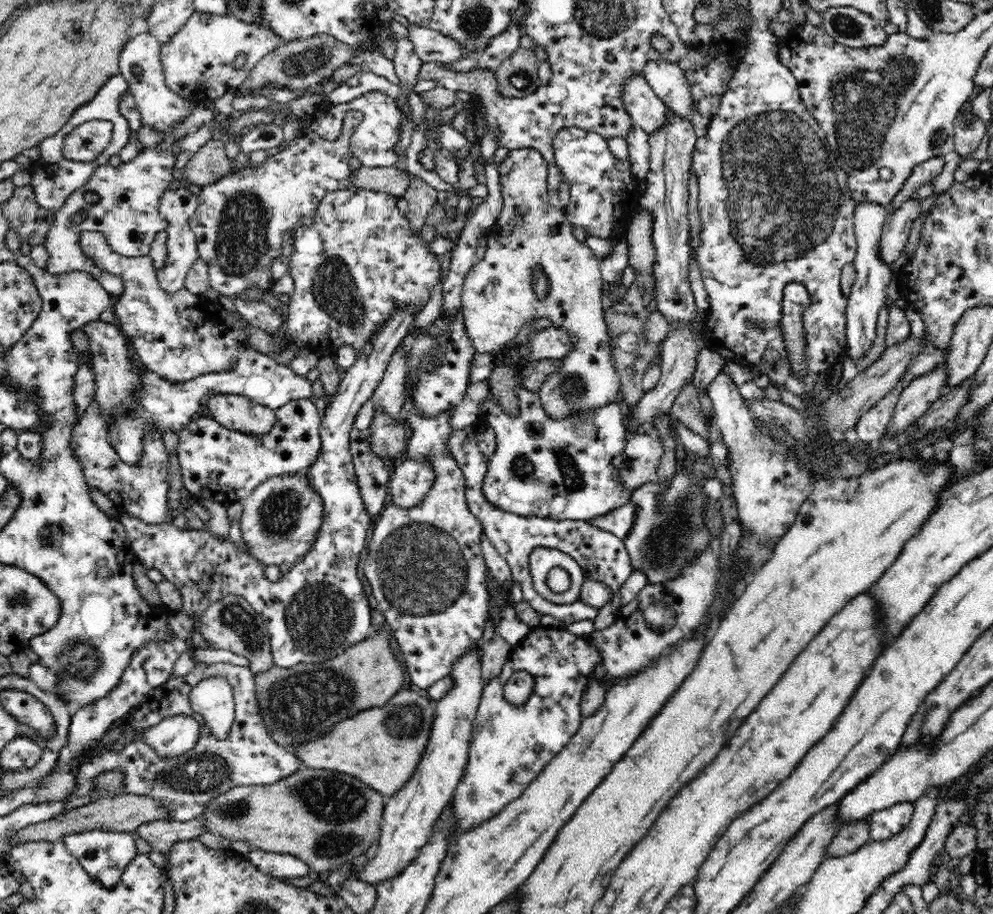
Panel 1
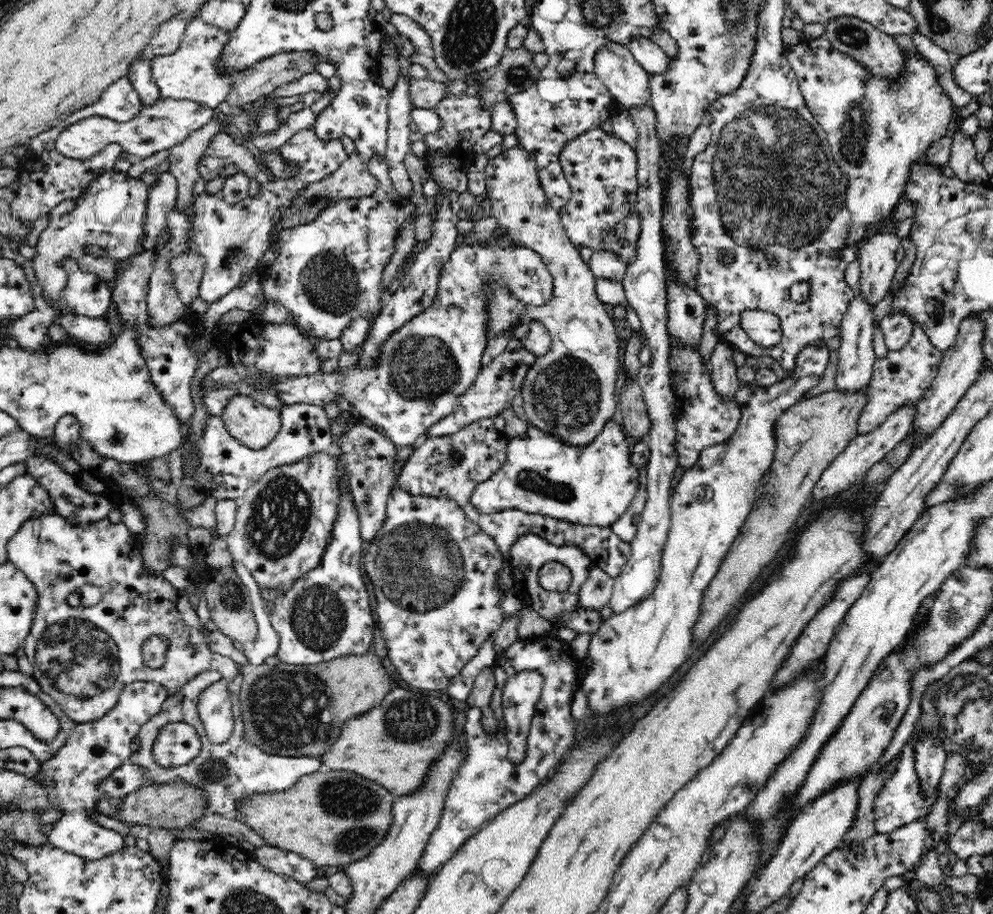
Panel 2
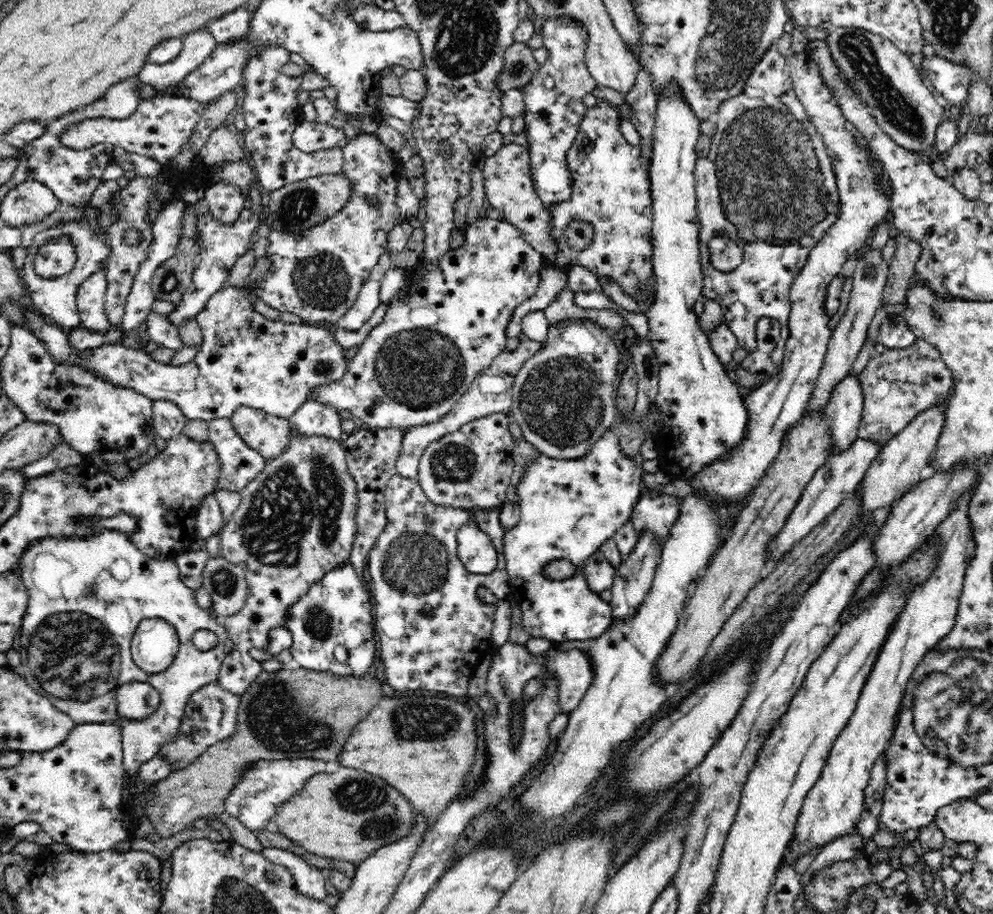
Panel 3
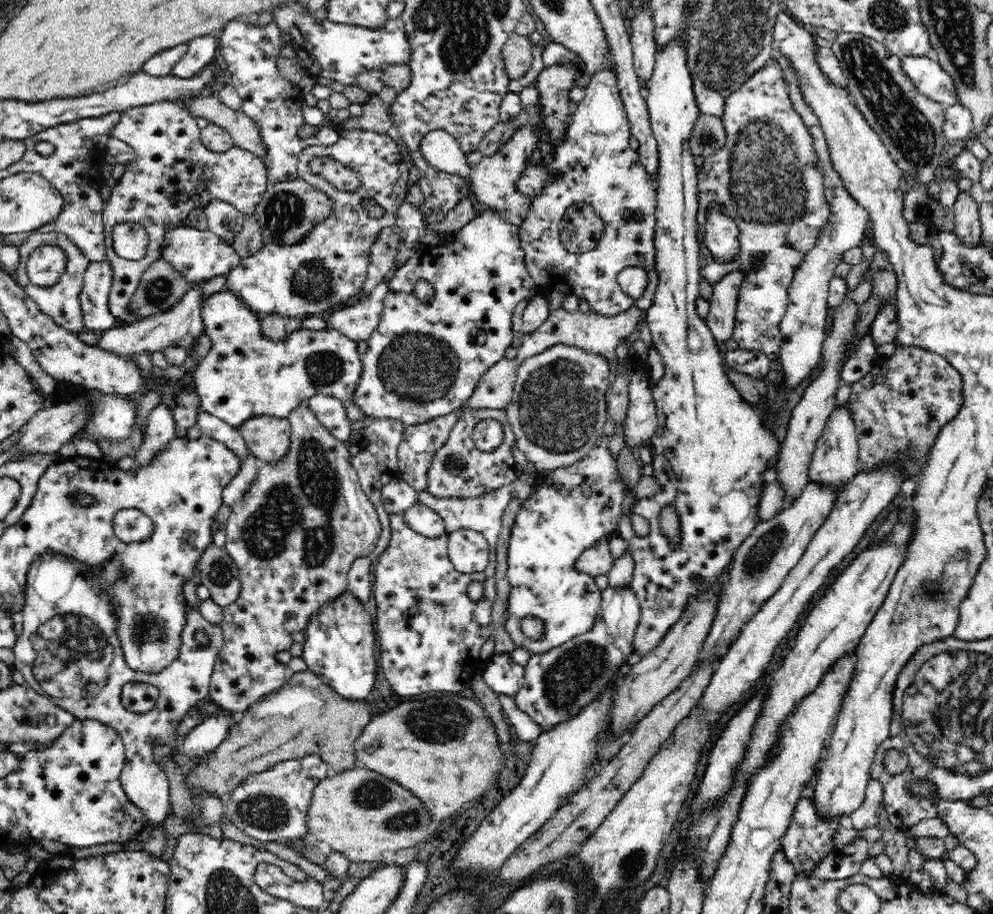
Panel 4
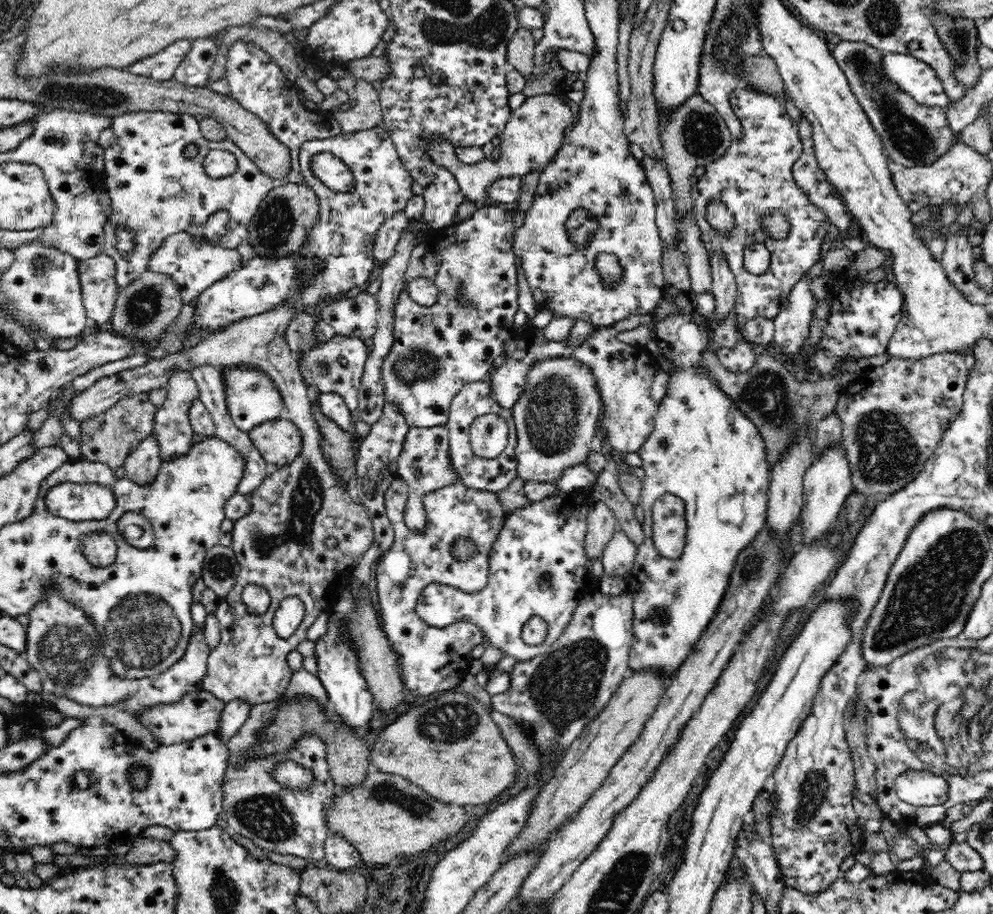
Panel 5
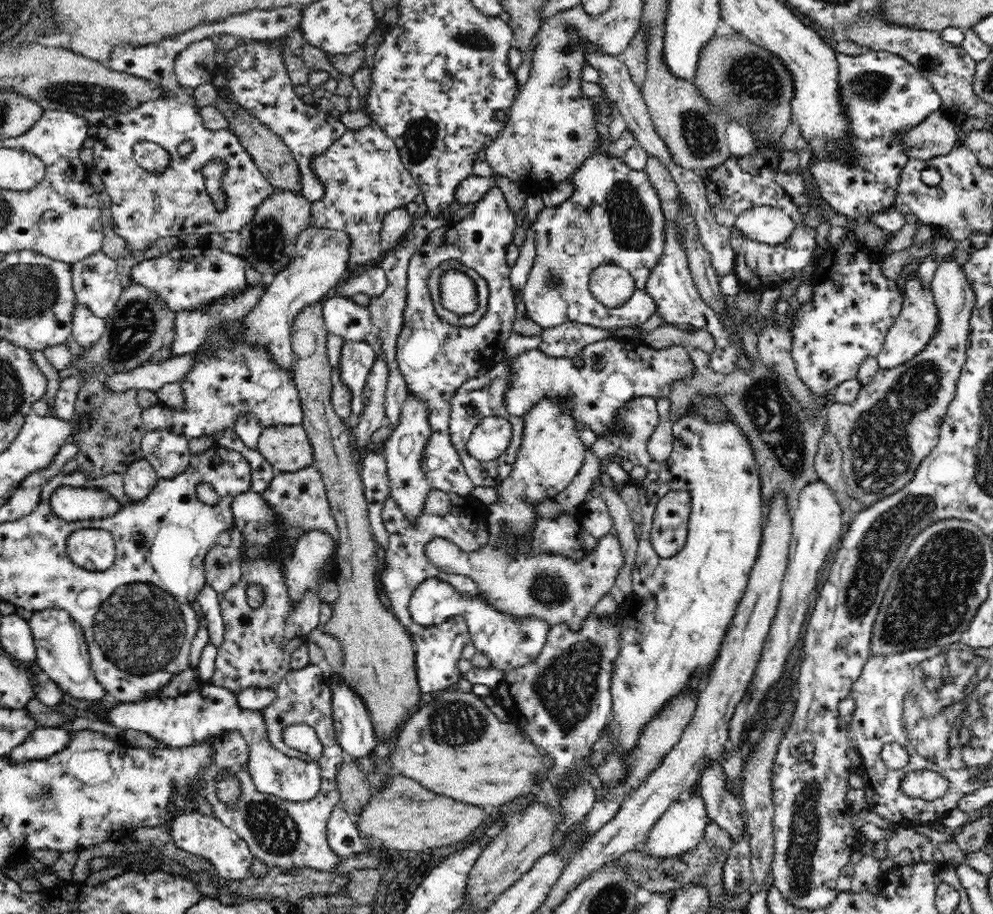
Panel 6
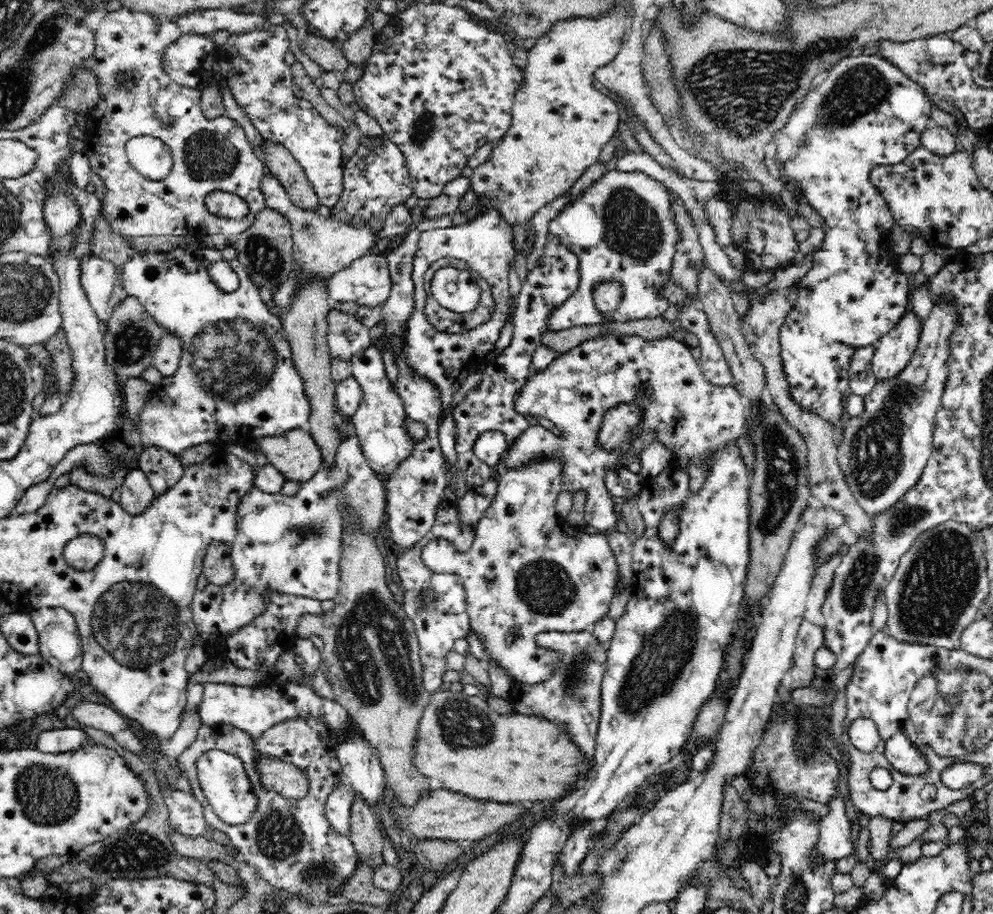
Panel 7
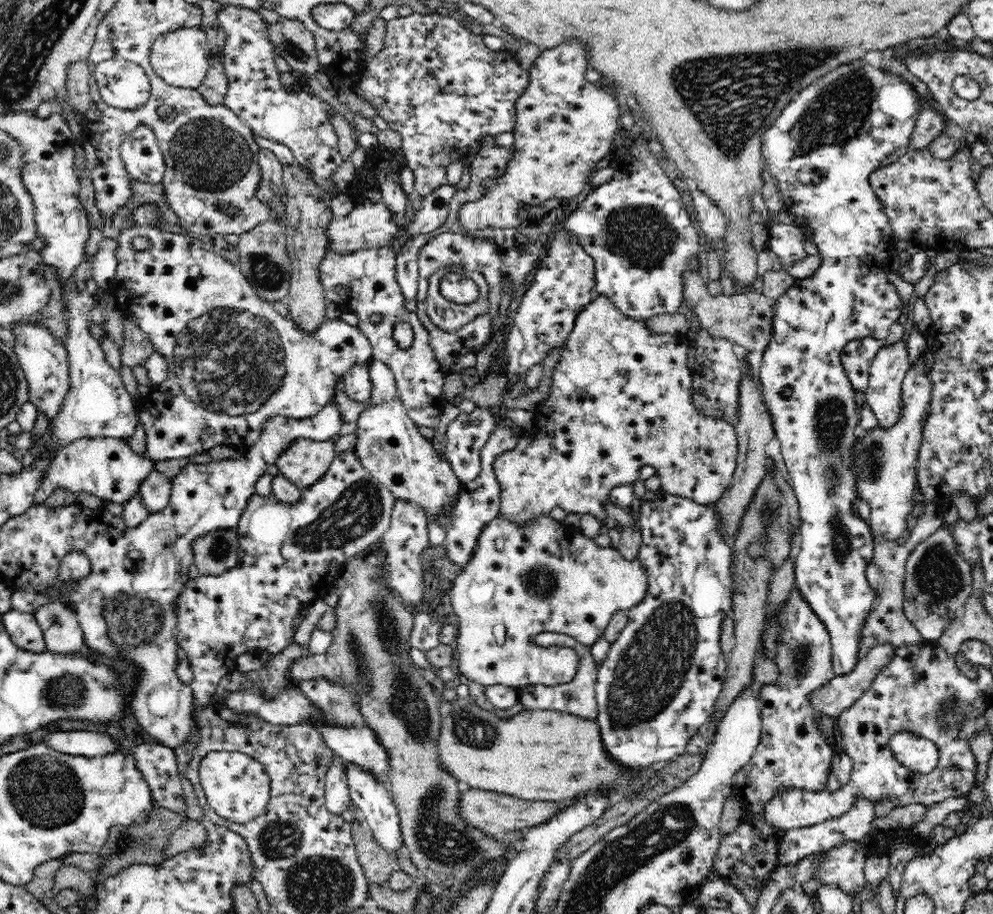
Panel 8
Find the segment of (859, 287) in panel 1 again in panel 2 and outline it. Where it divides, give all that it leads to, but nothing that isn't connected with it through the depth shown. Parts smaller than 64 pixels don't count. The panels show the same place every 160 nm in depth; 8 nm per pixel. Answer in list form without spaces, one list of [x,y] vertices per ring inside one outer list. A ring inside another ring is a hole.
[[[856,295],[841,320],[841,341],[839,347],[838,372],[835,378],[838,391],[848,391],[848,394],[859,391],[871,381],[876,356],[873,349],[874,311],[861,296]]]

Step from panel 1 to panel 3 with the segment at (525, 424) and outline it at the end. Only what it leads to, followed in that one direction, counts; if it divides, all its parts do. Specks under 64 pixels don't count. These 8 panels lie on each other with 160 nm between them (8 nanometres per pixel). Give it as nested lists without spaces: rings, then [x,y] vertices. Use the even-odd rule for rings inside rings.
[[[615,430],[606,431],[596,444],[581,457],[554,459],[538,454],[528,463],[525,475],[518,481],[515,493],[519,496],[518,524],[506,532],[503,539],[505,569],[511,578],[514,603],[522,611],[522,625],[530,637],[548,639],[554,645],[568,640],[590,640],[598,638],[613,623],[612,607],[600,595],[592,592],[582,571],[564,580],[546,575],[546,566],[553,560],[566,559],[582,566],[594,552],[599,550],[615,532],[630,519],[634,506],[644,497],[642,485],[644,471],[641,461],[630,458],[622,449]]]

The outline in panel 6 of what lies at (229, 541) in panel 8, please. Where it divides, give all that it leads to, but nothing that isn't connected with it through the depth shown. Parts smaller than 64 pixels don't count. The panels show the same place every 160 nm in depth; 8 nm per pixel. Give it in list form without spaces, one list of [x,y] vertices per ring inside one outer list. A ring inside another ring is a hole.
[[[231,528],[232,544],[213,546],[204,558],[205,581],[220,594],[230,590],[241,577],[241,560],[238,550],[242,536],[240,529]]]

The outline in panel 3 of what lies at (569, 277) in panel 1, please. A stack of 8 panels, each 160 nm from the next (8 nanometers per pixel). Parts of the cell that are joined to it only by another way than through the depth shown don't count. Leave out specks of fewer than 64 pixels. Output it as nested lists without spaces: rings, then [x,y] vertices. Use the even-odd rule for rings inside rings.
[[[517,143],[503,144],[501,149],[485,160],[482,175],[487,206],[498,210],[503,221],[516,226],[522,232],[524,241],[546,259],[546,267],[556,267],[553,257],[557,256],[557,243],[550,236],[548,209],[544,207],[545,204],[536,194],[532,183],[529,150]],[[576,322],[554,323],[549,326],[547,340],[515,376],[511,388],[512,406],[510,415],[521,428],[522,438],[536,447],[539,454],[554,459],[575,459],[585,455],[593,444],[606,432],[617,416],[614,382],[618,364],[620,364],[621,348],[614,343],[612,335],[596,323]]]

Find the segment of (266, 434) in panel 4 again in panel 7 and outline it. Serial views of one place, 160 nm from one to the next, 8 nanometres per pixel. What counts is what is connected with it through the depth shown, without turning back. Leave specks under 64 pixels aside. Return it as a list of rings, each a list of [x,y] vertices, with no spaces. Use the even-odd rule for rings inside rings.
[[[302,429],[259,440],[266,463],[274,465],[288,481],[310,480],[323,466],[323,453],[313,436]]]

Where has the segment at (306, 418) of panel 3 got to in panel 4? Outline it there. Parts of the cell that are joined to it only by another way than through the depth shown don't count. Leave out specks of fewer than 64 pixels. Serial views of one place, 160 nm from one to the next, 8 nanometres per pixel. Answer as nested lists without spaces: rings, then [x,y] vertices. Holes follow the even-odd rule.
[[[318,394],[307,400],[307,407],[314,416],[324,425],[338,440],[343,443],[353,434],[352,421],[346,415],[346,409],[342,401],[333,396]]]

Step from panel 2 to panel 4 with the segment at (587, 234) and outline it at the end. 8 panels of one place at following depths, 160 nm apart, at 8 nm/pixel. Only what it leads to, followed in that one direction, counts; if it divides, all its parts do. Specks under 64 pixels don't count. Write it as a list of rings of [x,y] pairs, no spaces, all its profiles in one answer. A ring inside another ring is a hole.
[[[605,65],[604,68],[592,73],[591,81],[585,88],[584,98],[571,114],[563,142],[556,146],[551,157],[546,161],[549,182],[542,192],[531,198],[528,214],[524,216],[524,223],[519,226],[521,251],[525,253],[525,268],[535,284],[538,286],[574,286],[574,288],[540,288],[538,295],[541,297],[548,300],[553,294],[552,290],[554,294],[564,292],[566,297],[574,294],[574,296],[586,298],[592,306],[590,310],[596,310],[598,314],[604,314],[604,316],[620,314],[632,307],[641,308],[642,311],[652,307],[656,288],[659,287],[660,282],[656,271],[656,250],[654,249],[656,184],[646,172],[646,167],[640,162],[639,152],[630,146],[630,139],[631,128],[619,93],[617,76],[614,69]],[[580,202],[593,206],[604,222],[604,231],[600,242],[591,254],[574,255],[568,253],[560,241],[560,222],[568,206]],[[630,267],[642,268],[648,274],[649,282],[645,294],[638,300],[625,294],[617,283],[617,274],[624,268]],[[544,270],[550,274],[550,278],[544,276]]]

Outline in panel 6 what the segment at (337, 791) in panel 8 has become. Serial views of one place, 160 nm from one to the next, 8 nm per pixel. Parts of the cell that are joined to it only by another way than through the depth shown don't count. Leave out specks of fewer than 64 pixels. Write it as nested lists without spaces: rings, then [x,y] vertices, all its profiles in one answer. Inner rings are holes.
[[[334,806],[327,822],[328,845],[340,858],[350,858],[369,849],[352,815]]]

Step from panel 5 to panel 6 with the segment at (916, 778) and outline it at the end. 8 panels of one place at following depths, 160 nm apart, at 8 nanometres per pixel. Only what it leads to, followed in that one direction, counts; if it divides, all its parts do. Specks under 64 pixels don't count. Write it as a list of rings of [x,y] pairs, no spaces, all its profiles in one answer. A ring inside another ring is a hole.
[[[930,770],[908,772],[908,776],[904,776],[902,780],[902,791],[910,798],[936,800],[942,798],[949,788],[949,780]]]

